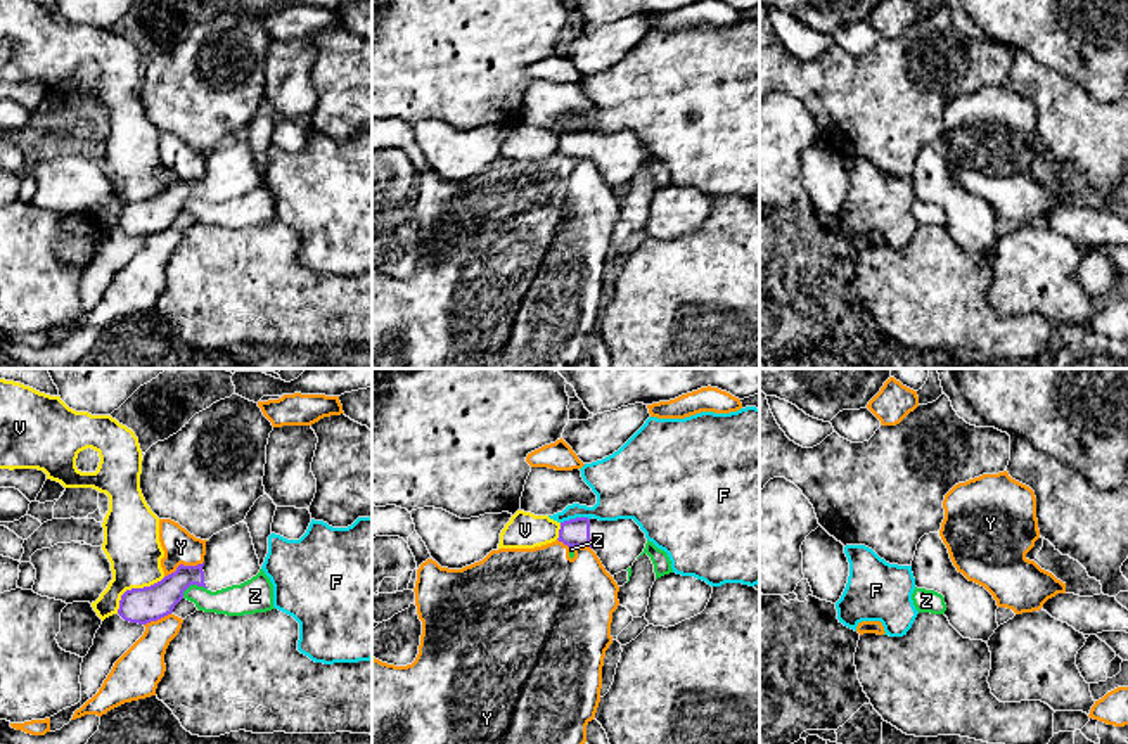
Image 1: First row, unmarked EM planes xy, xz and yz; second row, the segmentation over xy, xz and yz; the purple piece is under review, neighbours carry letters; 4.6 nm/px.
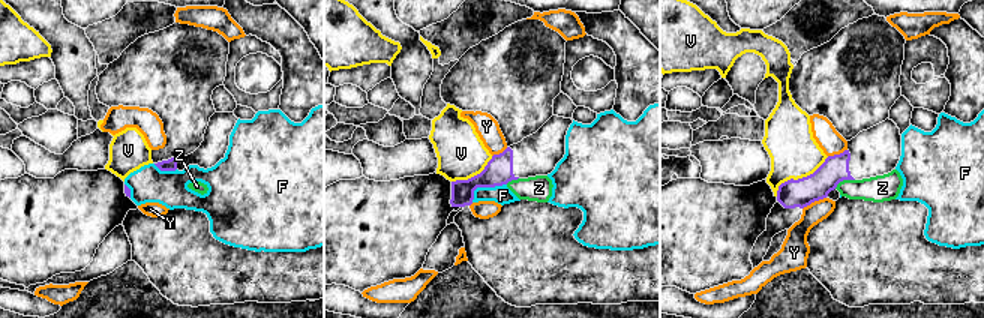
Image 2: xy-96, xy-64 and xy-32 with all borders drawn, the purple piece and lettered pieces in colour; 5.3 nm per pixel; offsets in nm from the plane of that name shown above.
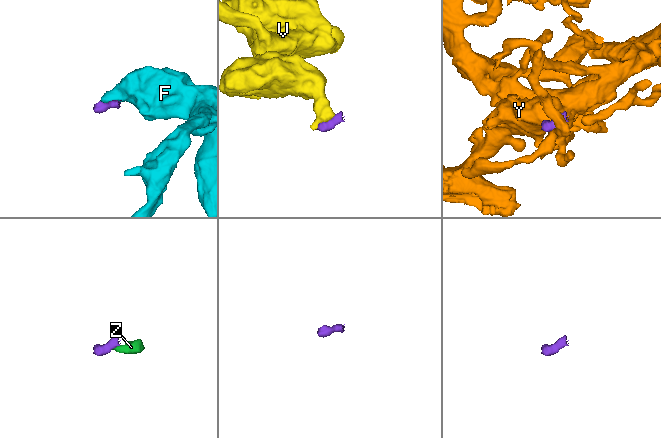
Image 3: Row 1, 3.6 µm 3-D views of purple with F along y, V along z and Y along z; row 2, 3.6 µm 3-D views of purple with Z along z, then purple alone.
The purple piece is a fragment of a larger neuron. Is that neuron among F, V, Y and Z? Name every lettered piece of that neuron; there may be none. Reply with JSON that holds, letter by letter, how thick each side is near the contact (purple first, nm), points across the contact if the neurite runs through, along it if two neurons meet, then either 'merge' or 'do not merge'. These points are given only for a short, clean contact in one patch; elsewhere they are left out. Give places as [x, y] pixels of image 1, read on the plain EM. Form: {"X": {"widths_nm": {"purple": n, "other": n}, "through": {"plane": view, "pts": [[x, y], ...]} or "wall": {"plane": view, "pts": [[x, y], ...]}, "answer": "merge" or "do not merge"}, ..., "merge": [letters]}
{"F": {"widths_nm": {"purple": 130, "other": 260}, "wall": {"plane": "xz", "pts": [[589, 130], [570, 130], [561, 135]]}, "answer": "do not merge"}, "V": {"widths_nm": {"purple": 160, "other": 260}, "wall": {"plane": "xy", "pts": [[165, 189], [149, 198], [128, 201], [121, 208], [116, 225]]}, "answer": "do not merge"}, "Y": {"widths_nm": {"purple": 160, "other": 160}, "wall": {"plane": "xy", "pts": [[203, 173], [180, 177], [165, 189]]}, "answer": "do not merge"}, "Z": {"widths_nm": {"purple": 160, "other": 140}, "wall": {"plane": "xy", "pts": [[206, 199], [191, 198], [182, 210]]}, "answer": "do not merge"}, "merge": []}

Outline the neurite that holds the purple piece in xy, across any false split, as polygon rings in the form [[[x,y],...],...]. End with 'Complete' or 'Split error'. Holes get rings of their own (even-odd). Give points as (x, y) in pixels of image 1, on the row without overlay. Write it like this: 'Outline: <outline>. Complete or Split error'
Outline: [[[242,133],[206,154],[202,176],[180,176],[175,185],[151,199],[126,202],[121,208],[118,227],[138,237],[168,227],[185,232],[197,223],[195,216],[183,209],[190,197],[216,204],[251,192],[260,182],[249,140]]]. Split error

